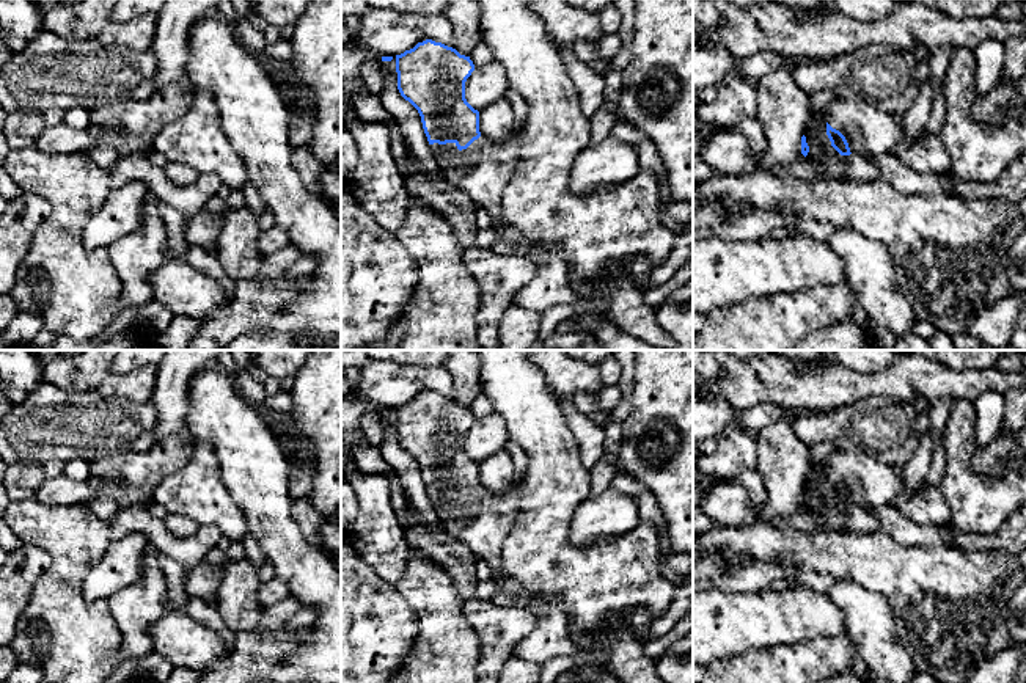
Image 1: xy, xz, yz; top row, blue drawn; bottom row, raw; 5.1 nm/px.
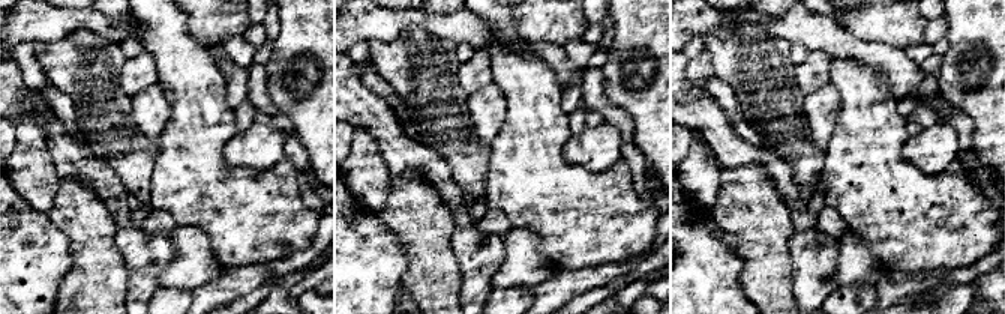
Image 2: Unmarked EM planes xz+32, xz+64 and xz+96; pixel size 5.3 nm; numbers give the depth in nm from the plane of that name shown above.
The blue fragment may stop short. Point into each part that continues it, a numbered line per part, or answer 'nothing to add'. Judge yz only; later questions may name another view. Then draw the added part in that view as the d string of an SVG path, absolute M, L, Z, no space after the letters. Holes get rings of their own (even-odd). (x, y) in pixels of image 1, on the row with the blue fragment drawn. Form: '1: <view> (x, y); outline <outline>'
1: yz (869, 131); outline M837 99L828 124L845 137L852 154L874 157L905 141L899 116L866 100Z

